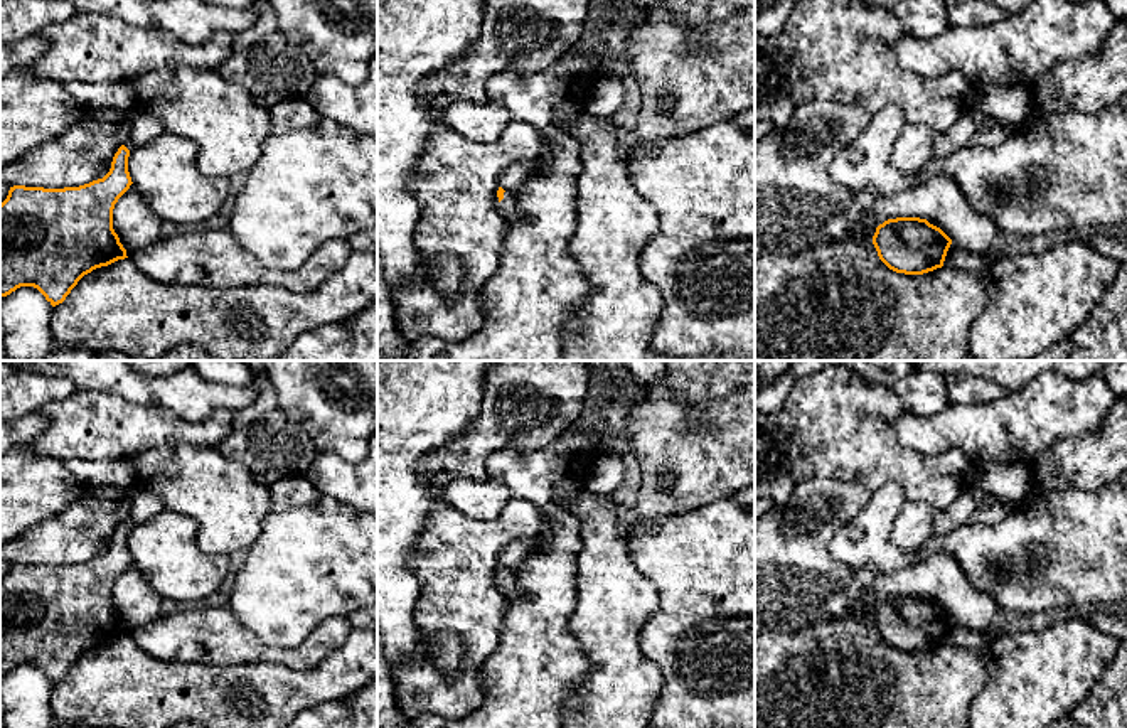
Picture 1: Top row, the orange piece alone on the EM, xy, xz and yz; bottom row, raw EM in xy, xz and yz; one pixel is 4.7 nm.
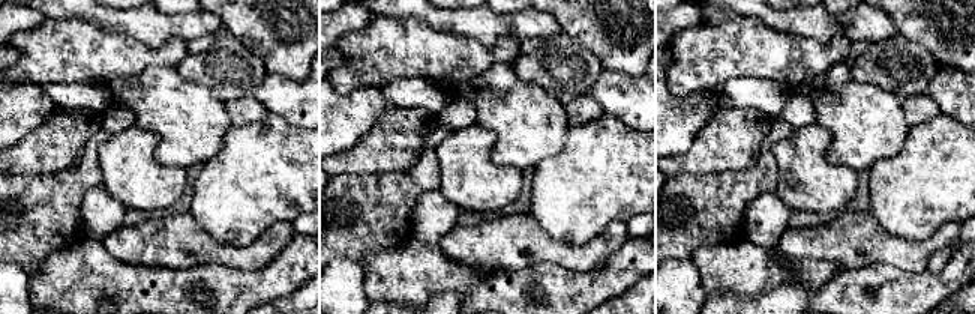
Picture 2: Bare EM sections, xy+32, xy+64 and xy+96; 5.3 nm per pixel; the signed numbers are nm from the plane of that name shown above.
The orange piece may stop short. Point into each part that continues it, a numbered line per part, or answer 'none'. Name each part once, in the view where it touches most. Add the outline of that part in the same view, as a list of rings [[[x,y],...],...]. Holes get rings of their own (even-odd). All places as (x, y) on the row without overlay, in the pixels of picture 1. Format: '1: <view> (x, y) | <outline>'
1: xz (507, 585) | [[[504,570],[504,576],[499,580],[499,590],[505,595],[507,600],[517,598],[519,590],[512,570]]]

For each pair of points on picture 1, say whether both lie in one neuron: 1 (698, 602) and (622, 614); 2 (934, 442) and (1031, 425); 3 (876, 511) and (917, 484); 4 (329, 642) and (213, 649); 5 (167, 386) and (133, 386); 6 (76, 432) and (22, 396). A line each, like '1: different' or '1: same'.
1: different
2: same
3: different
4: same
5: same
6: different

